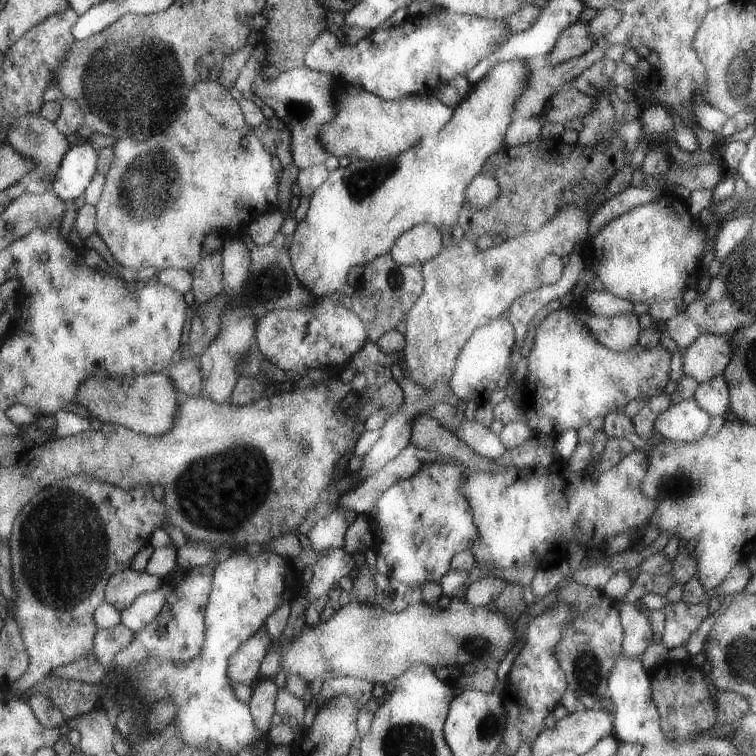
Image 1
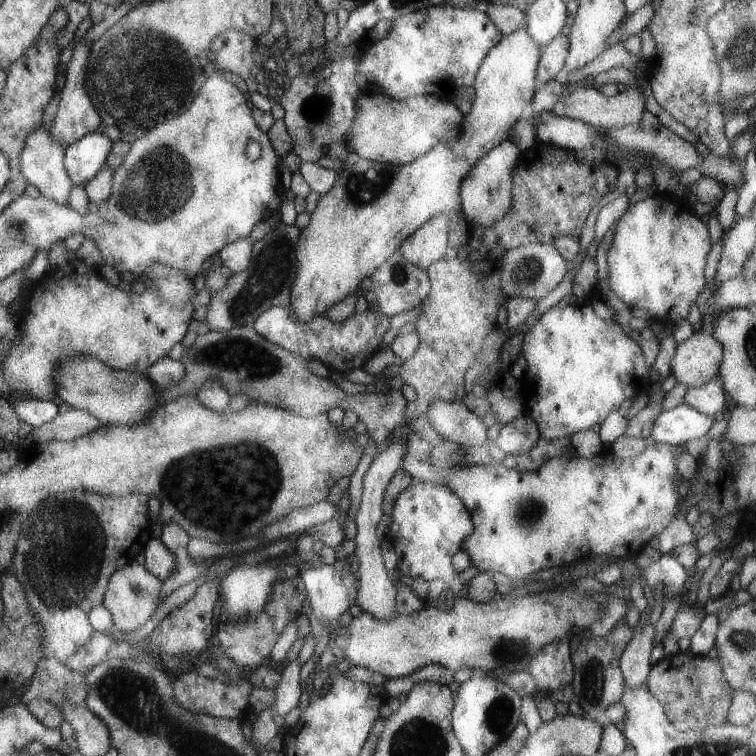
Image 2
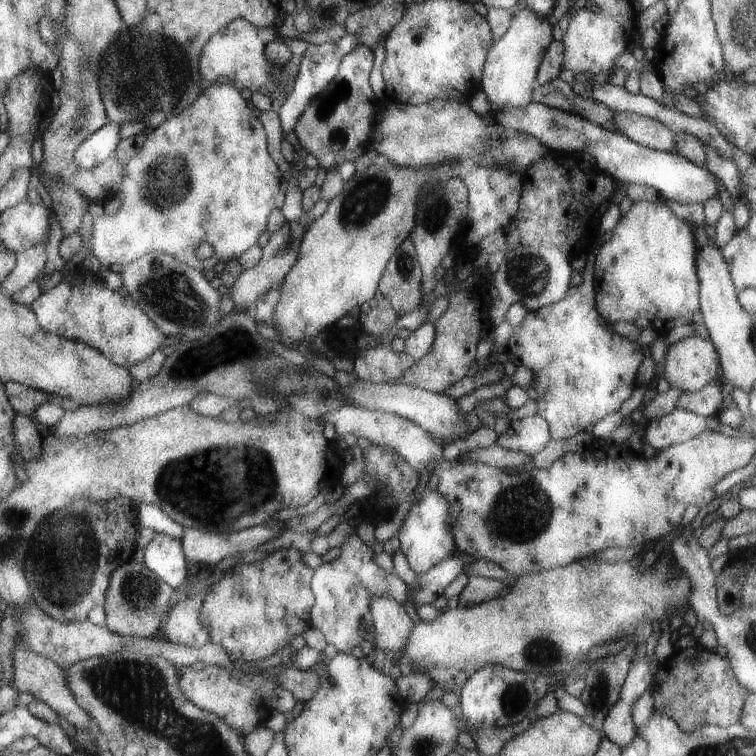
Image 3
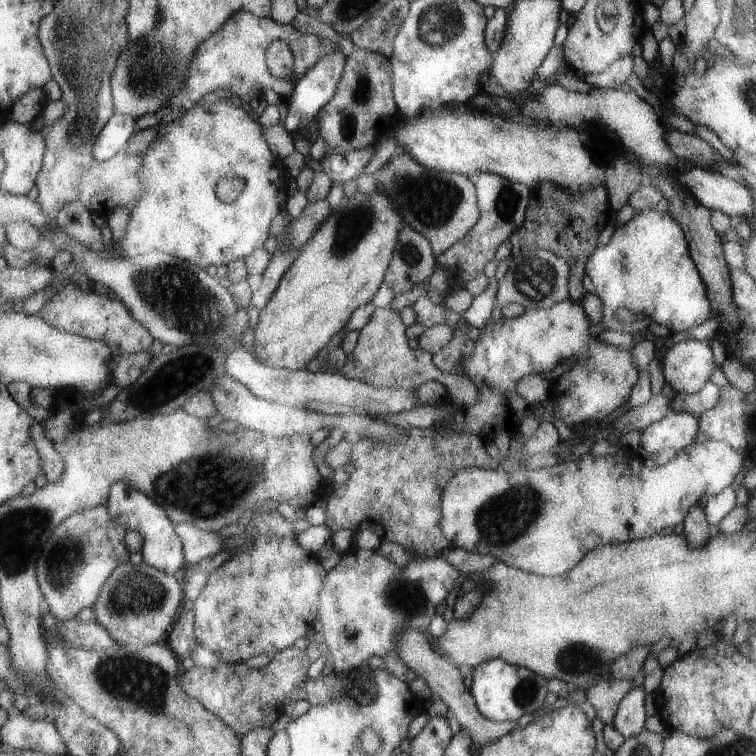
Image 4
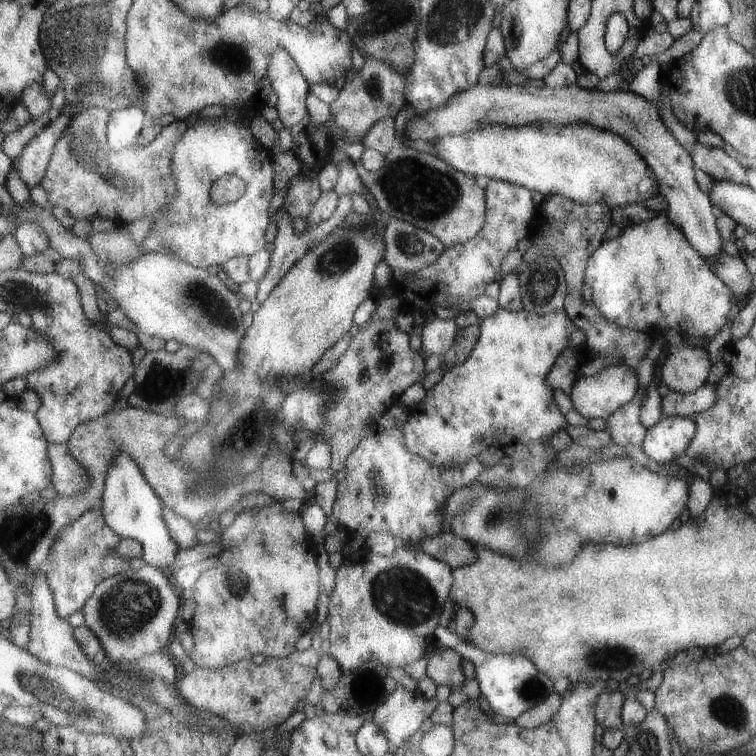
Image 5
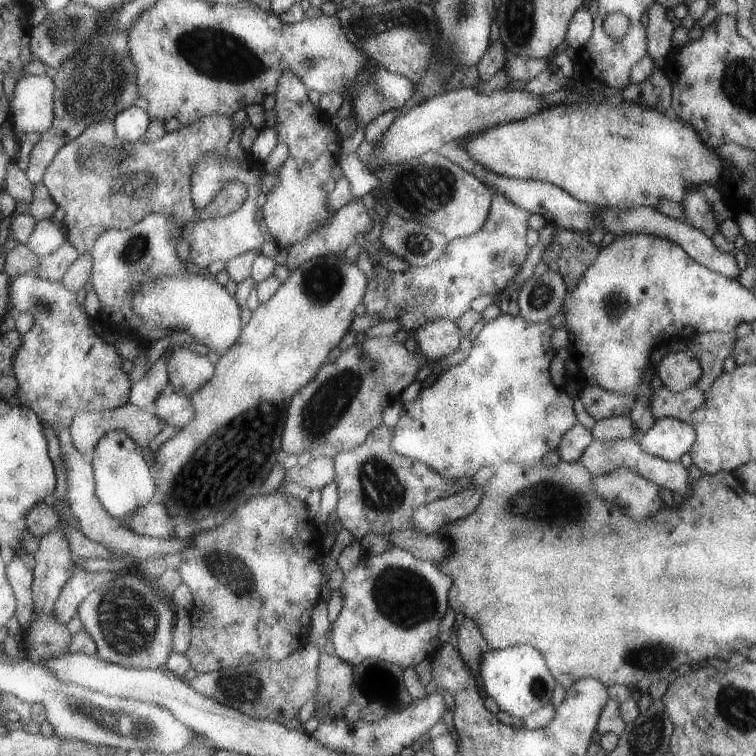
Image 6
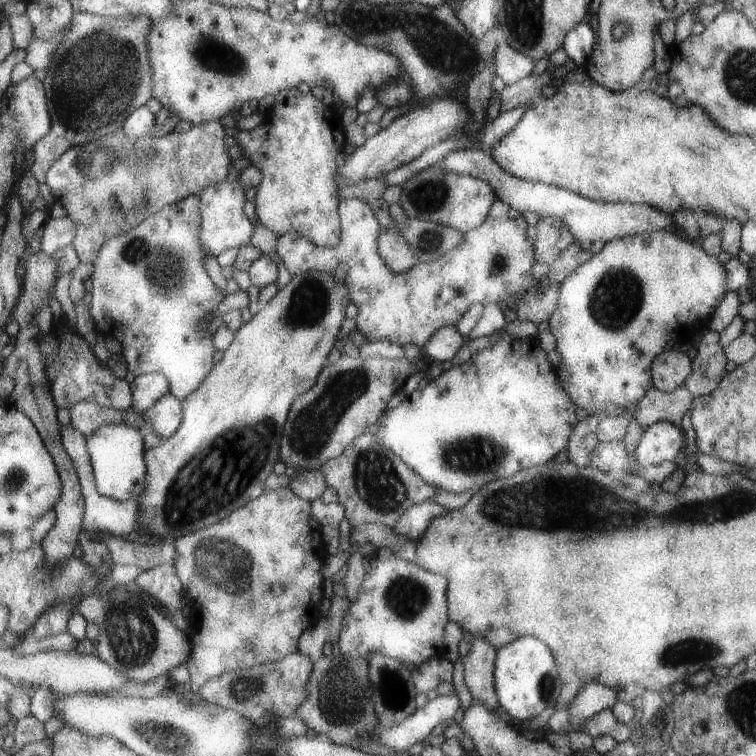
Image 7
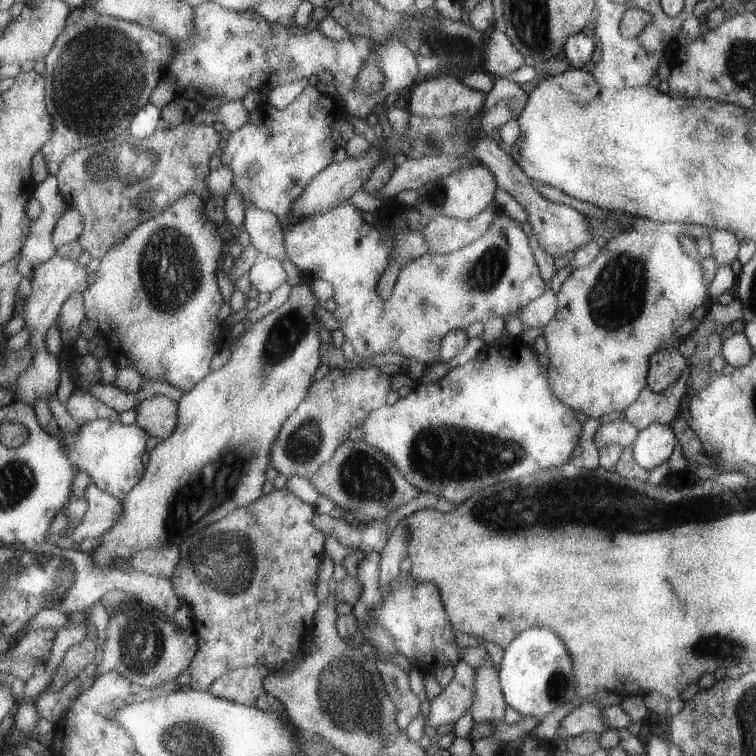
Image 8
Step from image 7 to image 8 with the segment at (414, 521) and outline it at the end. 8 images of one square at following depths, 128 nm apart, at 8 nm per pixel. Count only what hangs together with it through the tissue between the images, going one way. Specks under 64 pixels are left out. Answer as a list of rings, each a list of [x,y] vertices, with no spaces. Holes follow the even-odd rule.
[[[399,521],[395,530],[389,534],[385,546],[379,552],[379,590],[383,592],[399,574],[400,562],[405,557],[405,544],[403,538],[407,538],[403,530],[403,522]]]

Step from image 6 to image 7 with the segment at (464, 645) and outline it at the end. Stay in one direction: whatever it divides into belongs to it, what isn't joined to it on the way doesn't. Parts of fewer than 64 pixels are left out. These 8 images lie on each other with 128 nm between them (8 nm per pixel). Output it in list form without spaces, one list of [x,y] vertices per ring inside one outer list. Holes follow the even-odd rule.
[[[466,636],[469,650],[463,656],[463,682],[472,700],[481,702],[487,710],[495,710],[497,696],[493,690],[493,662],[495,650],[477,636]]]

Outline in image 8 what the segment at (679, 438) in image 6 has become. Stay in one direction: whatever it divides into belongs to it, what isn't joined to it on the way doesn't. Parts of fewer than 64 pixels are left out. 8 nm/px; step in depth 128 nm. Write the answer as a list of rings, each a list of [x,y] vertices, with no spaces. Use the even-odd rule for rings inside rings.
[[[651,423],[639,430],[631,445],[633,462],[651,471],[670,457],[677,445],[670,425]]]

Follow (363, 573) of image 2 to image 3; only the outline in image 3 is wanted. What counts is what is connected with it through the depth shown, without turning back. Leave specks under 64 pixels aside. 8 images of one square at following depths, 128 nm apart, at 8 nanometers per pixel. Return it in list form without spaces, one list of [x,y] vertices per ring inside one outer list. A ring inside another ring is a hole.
[[[371,596],[370,614],[374,646],[395,658],[395,654],[401,652],[413,622],[403,605],[393,602],[389,596]]]

